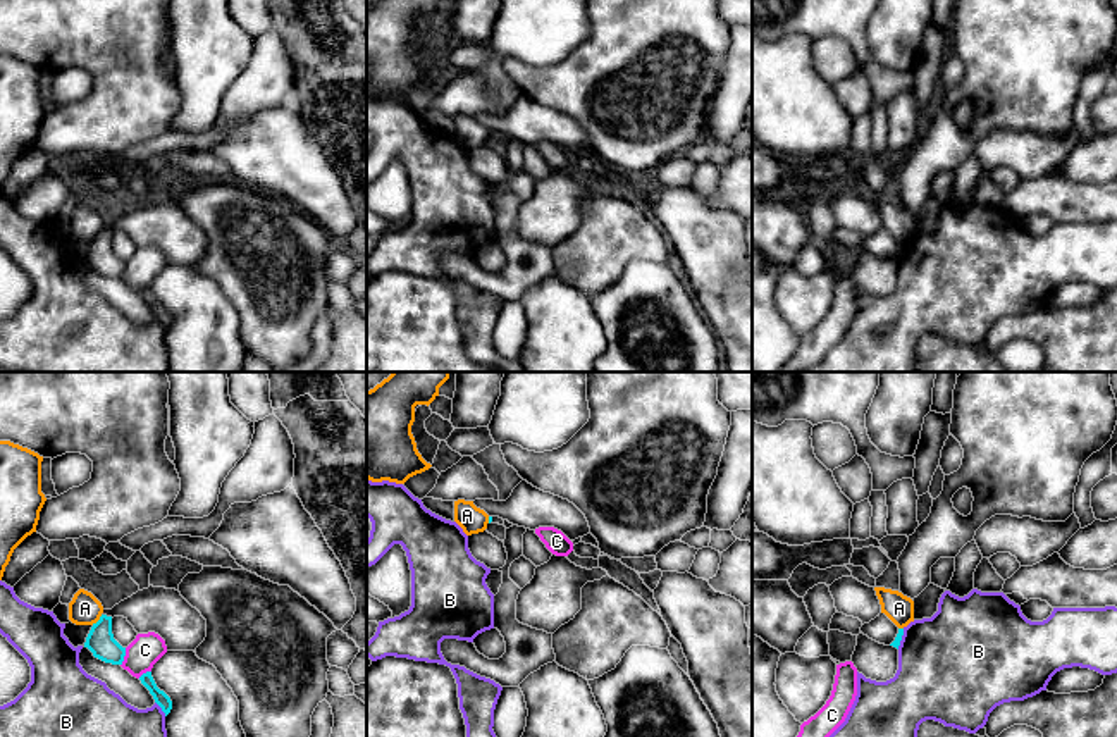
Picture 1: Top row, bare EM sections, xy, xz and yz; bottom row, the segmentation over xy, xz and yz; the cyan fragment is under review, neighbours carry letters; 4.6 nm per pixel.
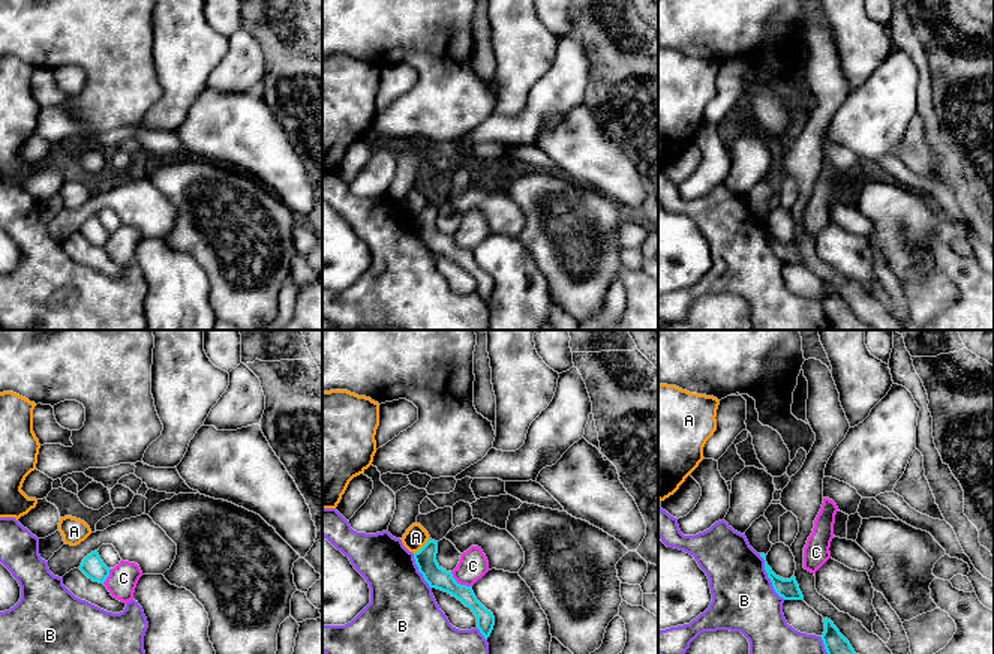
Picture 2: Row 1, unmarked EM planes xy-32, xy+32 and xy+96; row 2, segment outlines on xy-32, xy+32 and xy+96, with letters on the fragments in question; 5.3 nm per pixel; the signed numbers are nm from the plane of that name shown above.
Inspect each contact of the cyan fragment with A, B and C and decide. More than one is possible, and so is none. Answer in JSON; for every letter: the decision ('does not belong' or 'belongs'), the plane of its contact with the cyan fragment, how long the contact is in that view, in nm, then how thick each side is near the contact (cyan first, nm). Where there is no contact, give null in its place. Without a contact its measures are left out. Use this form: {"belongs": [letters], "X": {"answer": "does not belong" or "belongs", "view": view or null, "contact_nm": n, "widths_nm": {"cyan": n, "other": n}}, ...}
{"belongs": [], "A": {"answer": "does not belong", "view": "xy", "contact_nm": 70, "widths_nm": {"cyan": 130, "other": 150}}, "B": {"answer": "does not belong", "view": "xy", "contact_nm": 90, "widths_nm": {"cyan": 70, "other": 380}}, "C": {"answer": "does not belong", "view": "xy", "contact_nm": 90, "widths_nm": {"cyan": 130, "other": 150}}}

